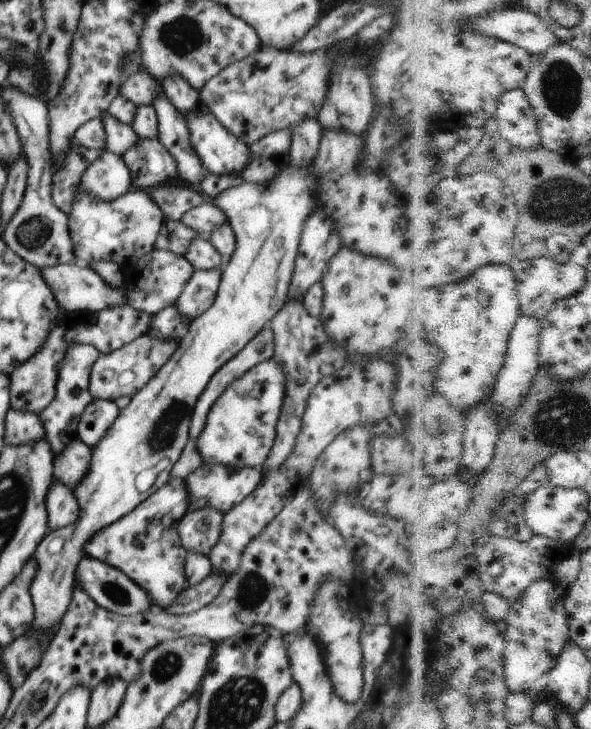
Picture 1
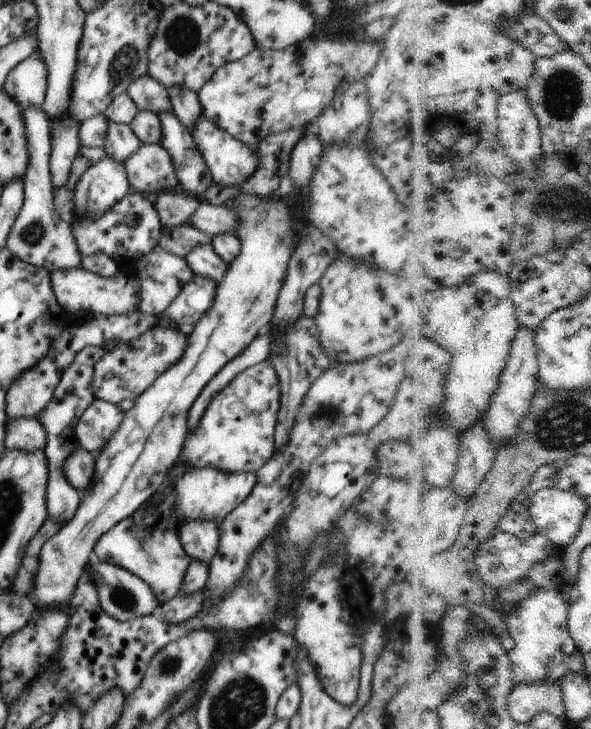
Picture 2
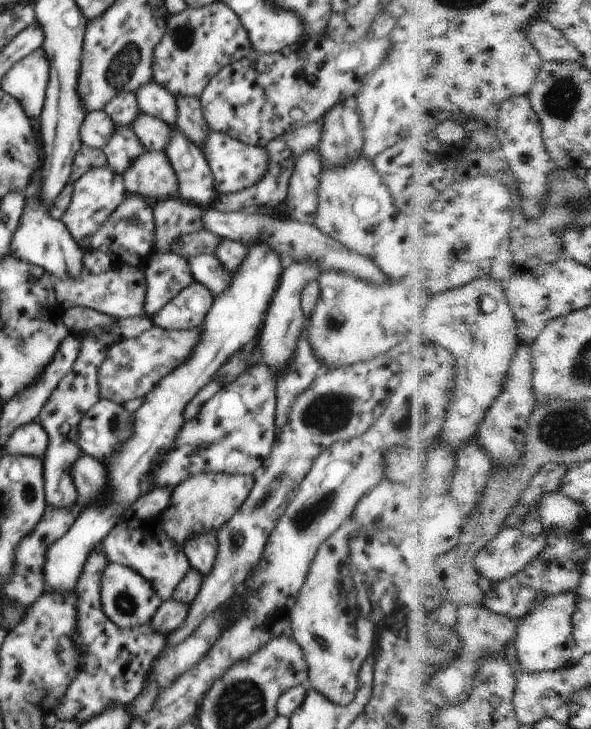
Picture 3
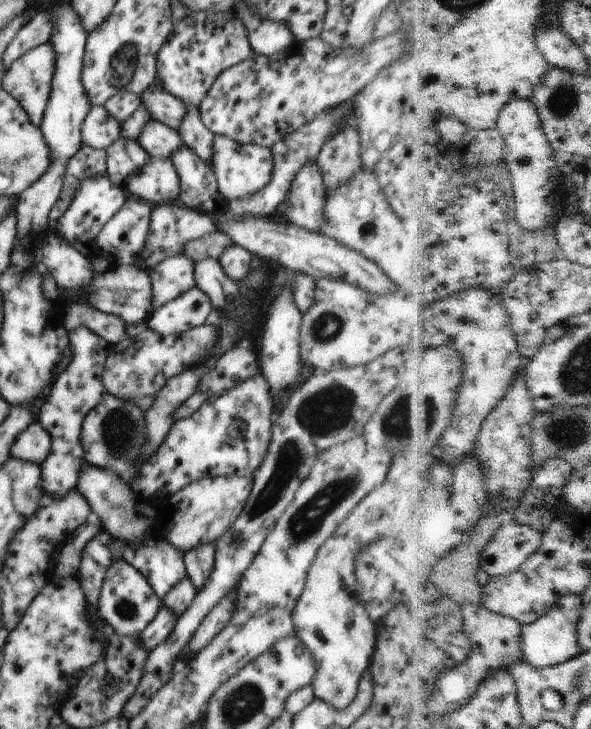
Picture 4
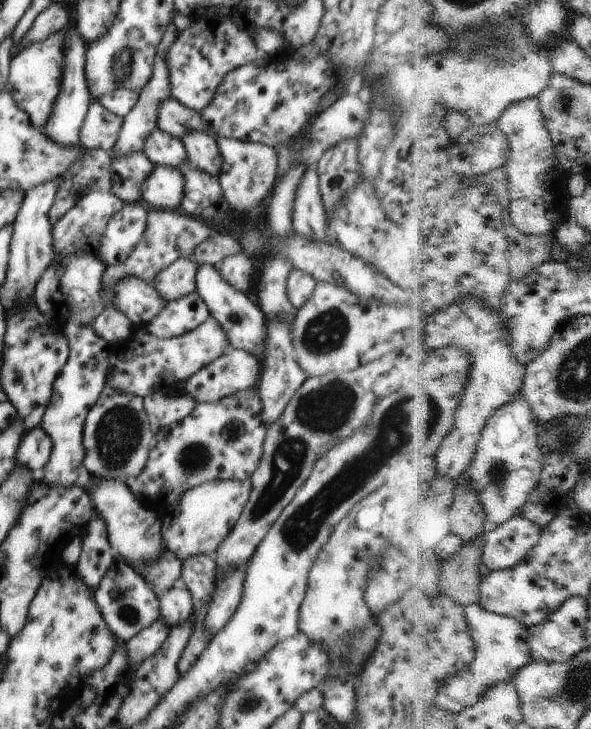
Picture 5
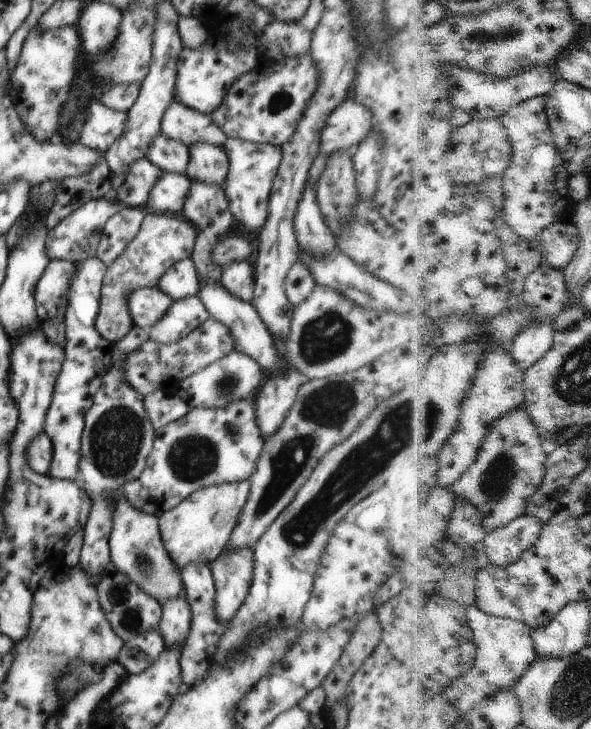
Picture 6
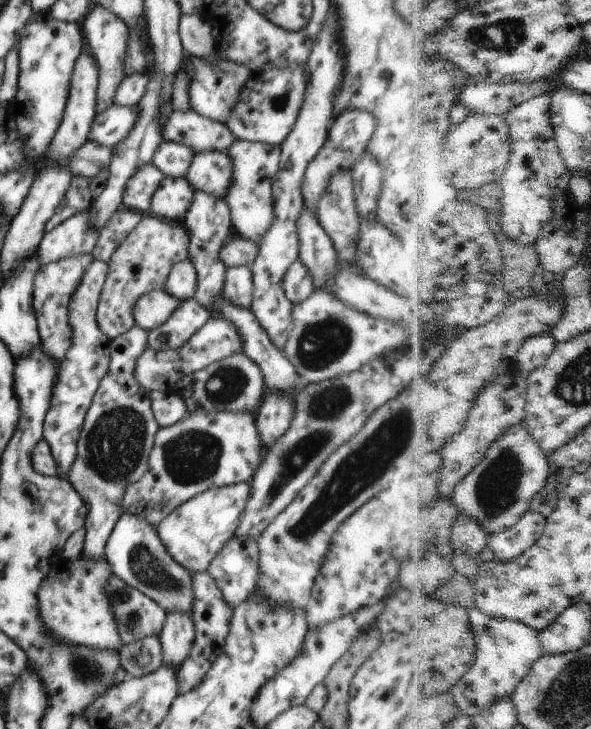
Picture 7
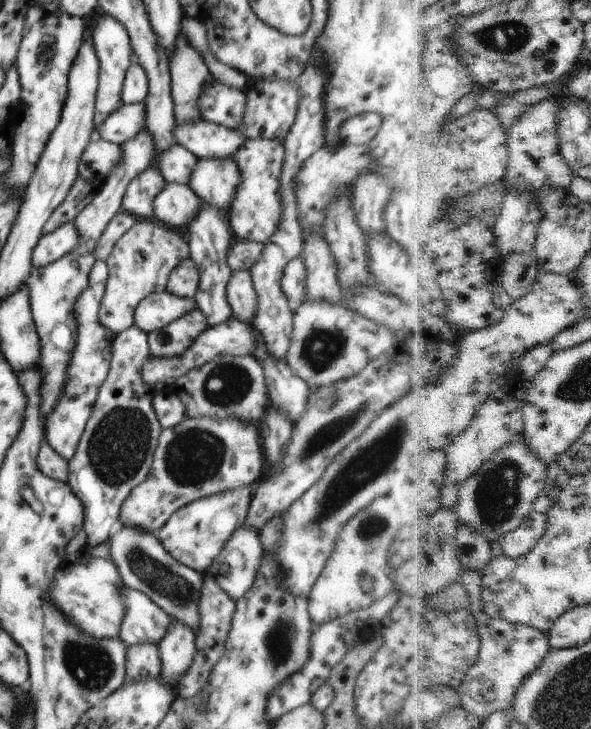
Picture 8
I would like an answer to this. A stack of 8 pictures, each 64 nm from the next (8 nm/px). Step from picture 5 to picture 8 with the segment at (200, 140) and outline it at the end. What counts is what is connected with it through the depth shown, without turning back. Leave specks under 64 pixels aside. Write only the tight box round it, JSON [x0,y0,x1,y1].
[189,157,241,214]

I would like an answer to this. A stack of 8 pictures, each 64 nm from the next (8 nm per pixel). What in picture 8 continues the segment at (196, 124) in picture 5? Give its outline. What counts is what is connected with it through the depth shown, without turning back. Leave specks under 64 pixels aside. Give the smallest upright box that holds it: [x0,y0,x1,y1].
[172,119,245,159]

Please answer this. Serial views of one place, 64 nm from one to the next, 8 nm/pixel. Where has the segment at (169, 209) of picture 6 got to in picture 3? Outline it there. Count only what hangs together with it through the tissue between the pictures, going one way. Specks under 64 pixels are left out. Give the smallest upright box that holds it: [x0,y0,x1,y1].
[123,150,179,203]

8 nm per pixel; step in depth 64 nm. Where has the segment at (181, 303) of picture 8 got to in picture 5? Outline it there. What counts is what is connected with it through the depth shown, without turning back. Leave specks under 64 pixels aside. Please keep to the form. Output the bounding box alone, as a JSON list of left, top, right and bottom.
[102,275,166,326]

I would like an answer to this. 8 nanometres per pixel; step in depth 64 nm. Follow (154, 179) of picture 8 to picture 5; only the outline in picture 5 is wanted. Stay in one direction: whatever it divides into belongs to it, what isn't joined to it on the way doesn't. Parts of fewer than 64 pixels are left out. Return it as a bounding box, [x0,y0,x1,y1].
[111,151,153,203]

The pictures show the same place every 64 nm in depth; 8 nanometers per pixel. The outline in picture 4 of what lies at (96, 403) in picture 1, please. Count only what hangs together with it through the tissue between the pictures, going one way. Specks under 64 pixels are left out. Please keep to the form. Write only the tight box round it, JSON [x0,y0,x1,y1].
[80,393,145,477]

